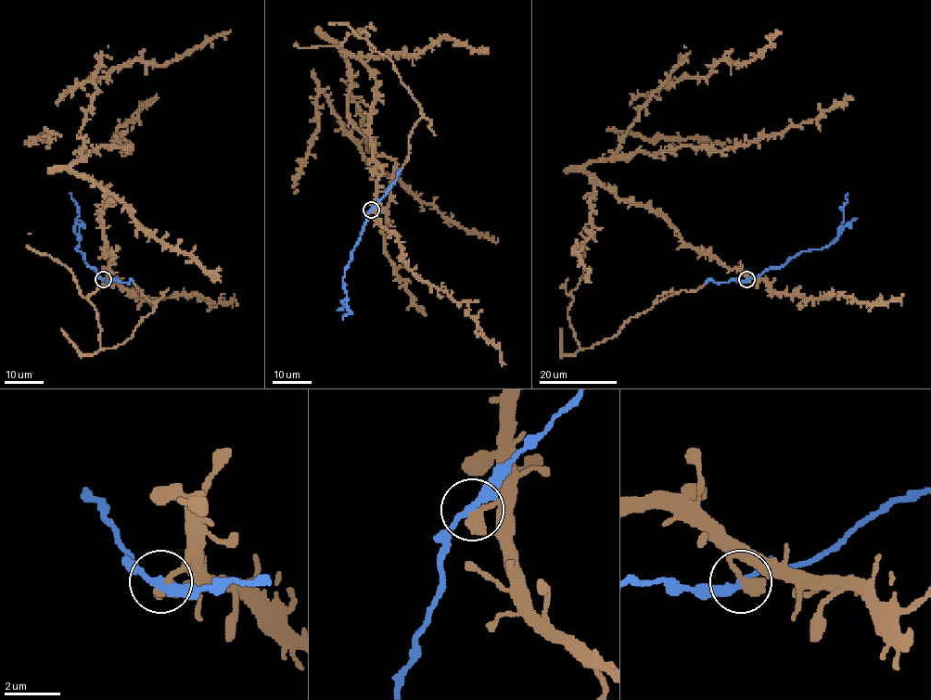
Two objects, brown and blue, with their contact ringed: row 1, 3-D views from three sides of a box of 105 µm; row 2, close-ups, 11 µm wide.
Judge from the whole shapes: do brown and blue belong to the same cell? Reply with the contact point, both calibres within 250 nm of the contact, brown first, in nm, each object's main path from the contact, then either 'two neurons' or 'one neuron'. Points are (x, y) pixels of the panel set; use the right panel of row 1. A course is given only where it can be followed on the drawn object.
at (746, 279); 480 nm thick on the brown side, 280 nm on the other; brown runs (746, 280), (583, 167), (611, 158), (665, 82), (750, 61), (776, 31); blue runs (746, 280), (758, 276), (769, 268), (781, 267), (801, 251), (829, 246), (835, 239), (840, 227), (847, 192); one neuron

